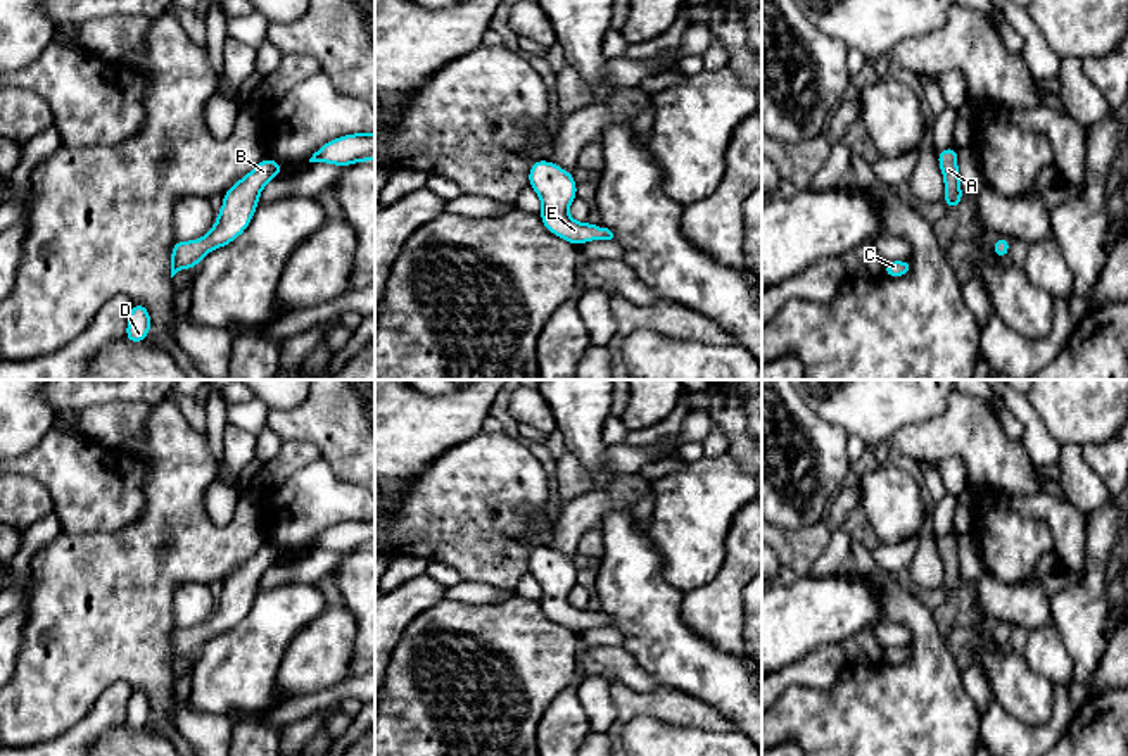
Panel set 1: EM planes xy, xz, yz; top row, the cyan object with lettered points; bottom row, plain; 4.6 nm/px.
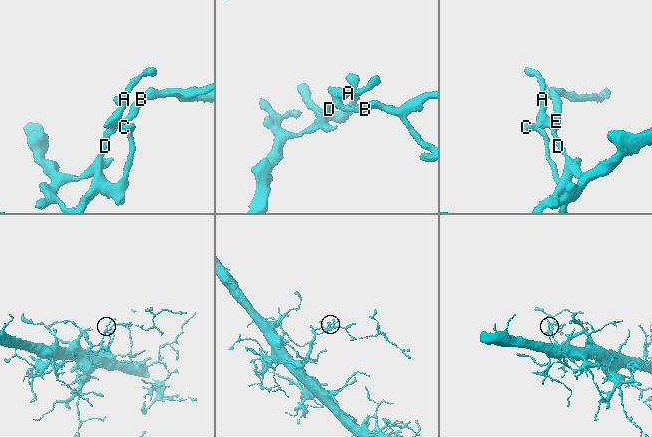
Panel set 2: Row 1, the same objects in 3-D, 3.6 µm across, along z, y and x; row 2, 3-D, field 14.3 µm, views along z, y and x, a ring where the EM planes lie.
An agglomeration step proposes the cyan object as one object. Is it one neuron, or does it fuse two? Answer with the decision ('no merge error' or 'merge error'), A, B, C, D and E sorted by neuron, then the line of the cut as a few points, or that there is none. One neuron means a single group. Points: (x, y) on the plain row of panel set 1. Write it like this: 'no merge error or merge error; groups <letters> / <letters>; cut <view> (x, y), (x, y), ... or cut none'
no merge error; groups A B C D E; cut none

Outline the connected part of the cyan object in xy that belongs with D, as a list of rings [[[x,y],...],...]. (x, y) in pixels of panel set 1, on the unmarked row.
[[[133,689],[133,694],[128,701],[128,713],[124,725],[131,730],[140,730],[147,727],[152,702],[149,701],[147,694],[142,689]]]

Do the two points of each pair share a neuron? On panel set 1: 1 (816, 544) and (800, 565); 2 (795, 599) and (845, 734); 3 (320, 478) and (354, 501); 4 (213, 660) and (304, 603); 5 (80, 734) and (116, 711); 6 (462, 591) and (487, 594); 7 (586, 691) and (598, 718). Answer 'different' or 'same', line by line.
1: same
2: different
3: same
4: same
5: same
6: same
7: same

